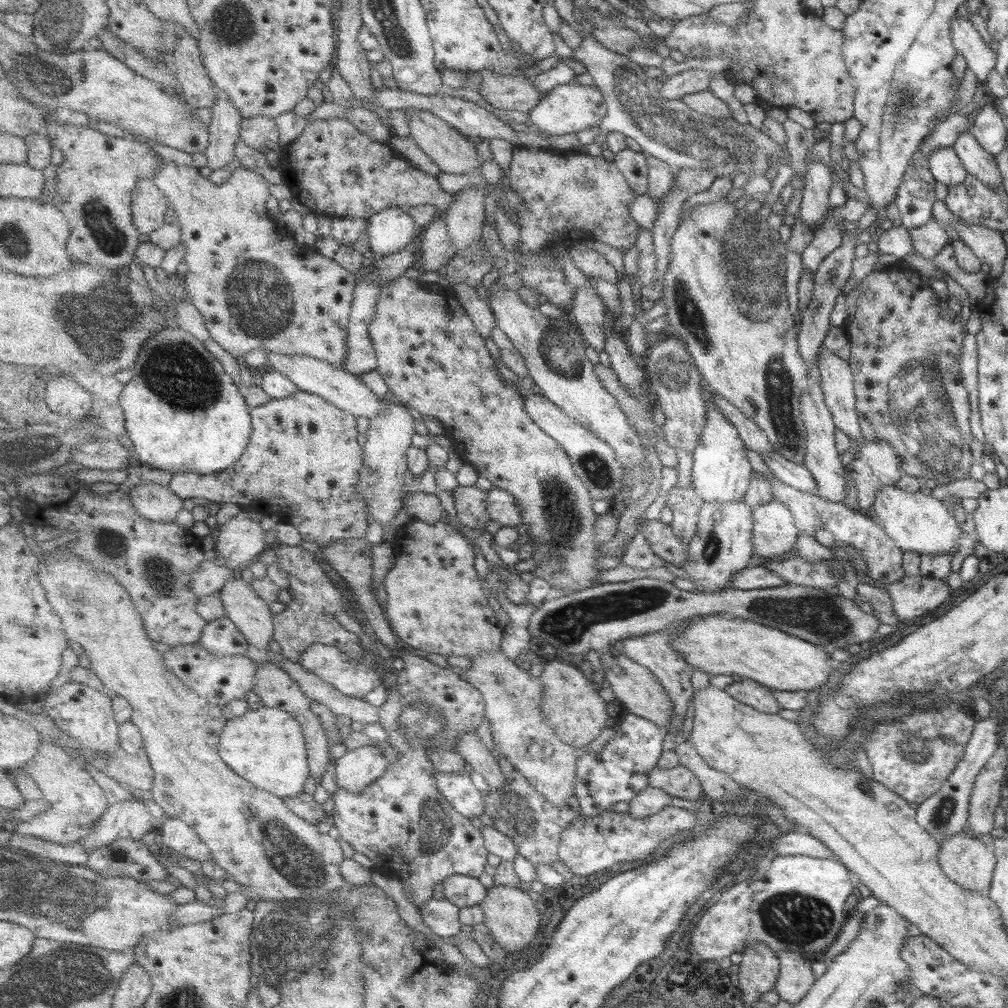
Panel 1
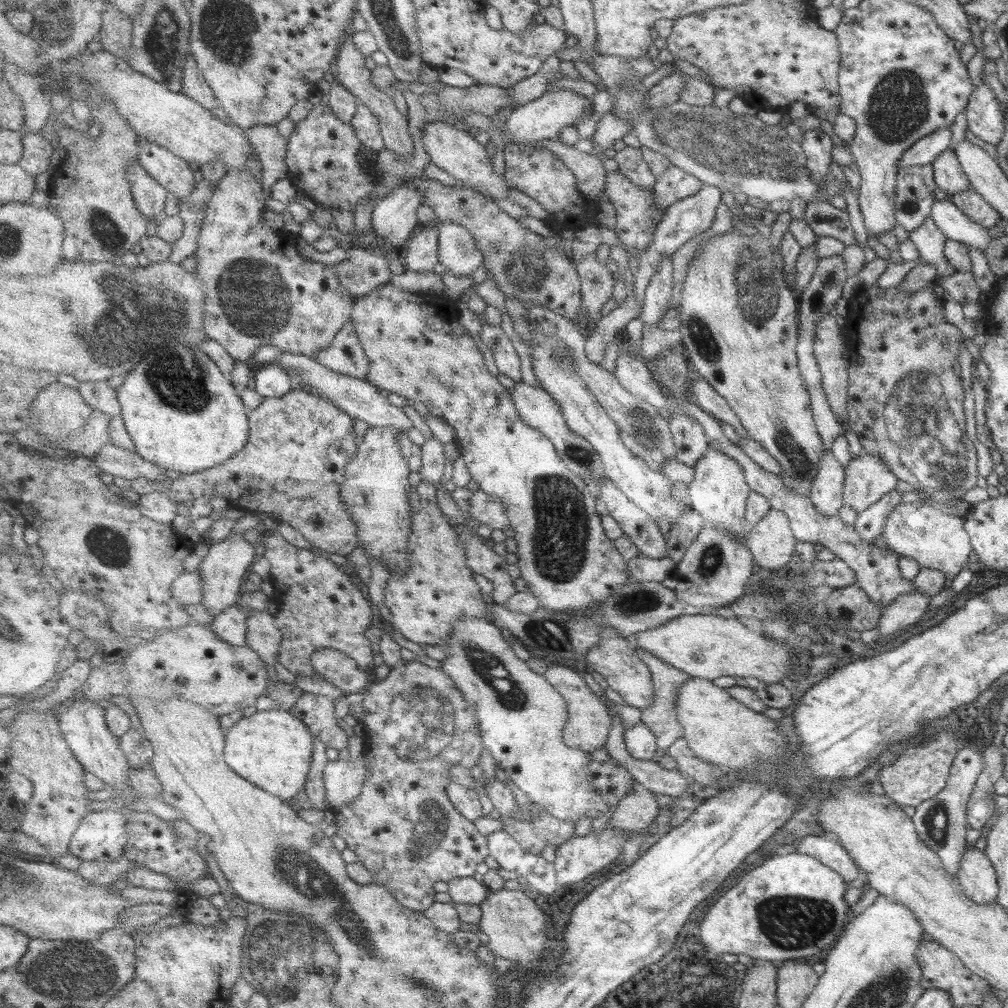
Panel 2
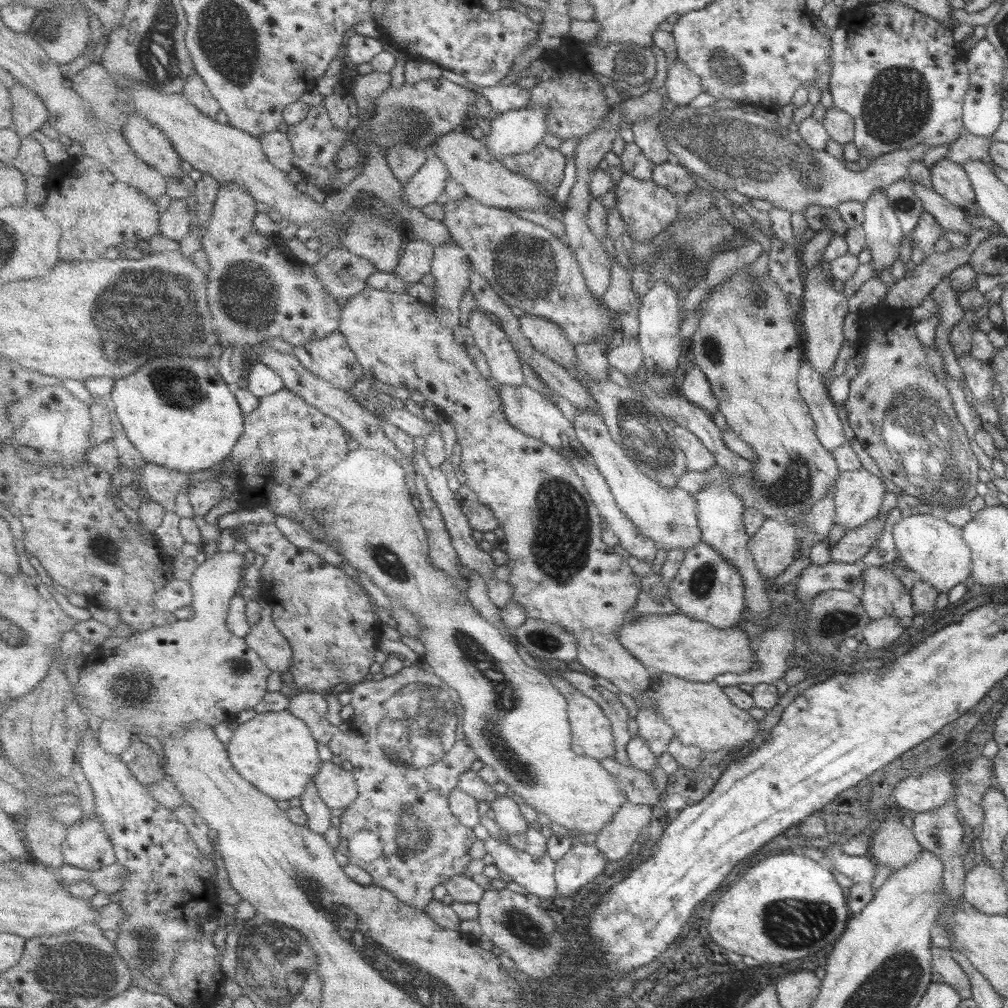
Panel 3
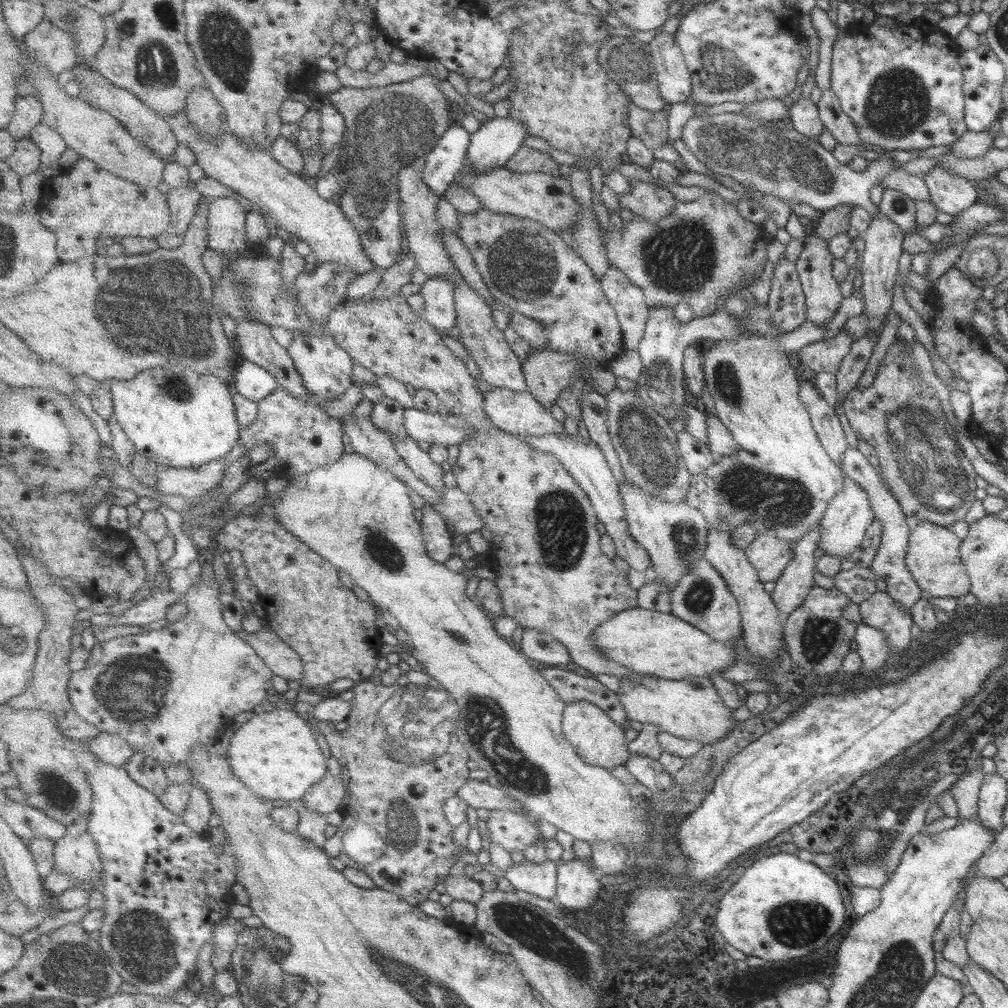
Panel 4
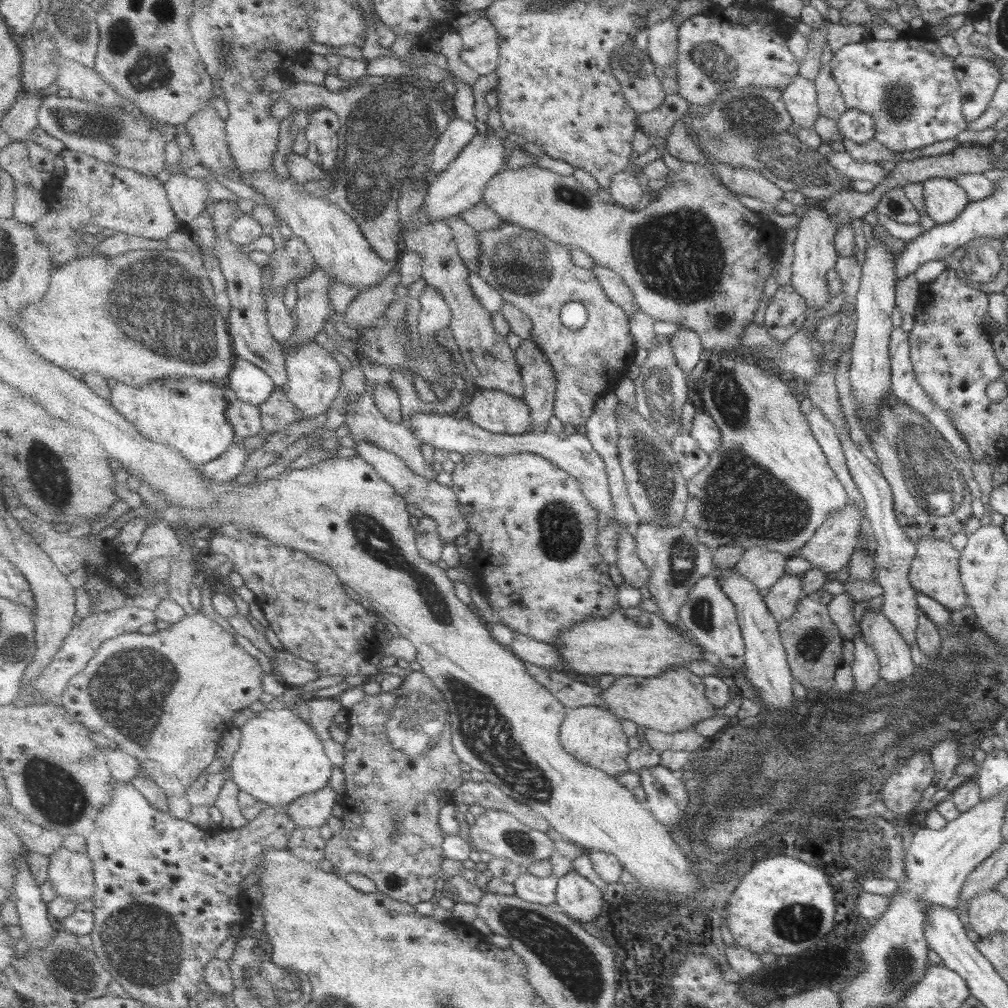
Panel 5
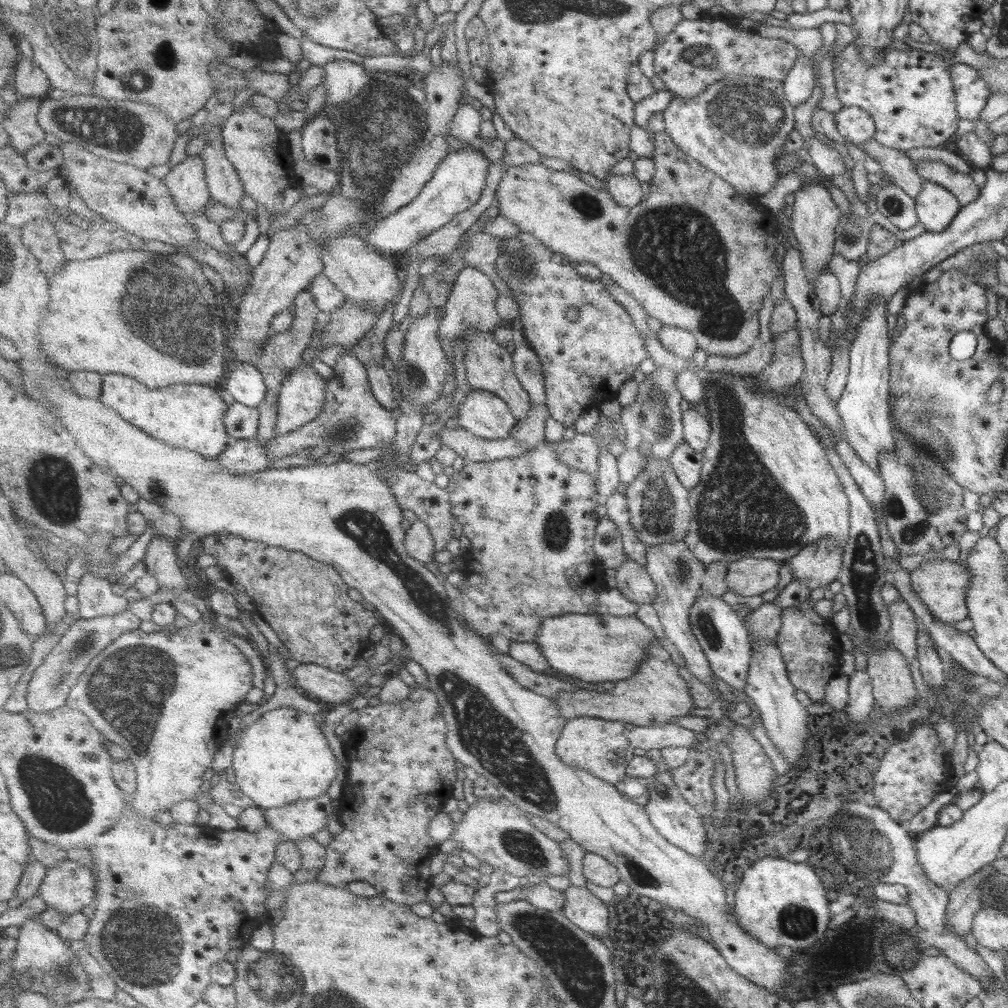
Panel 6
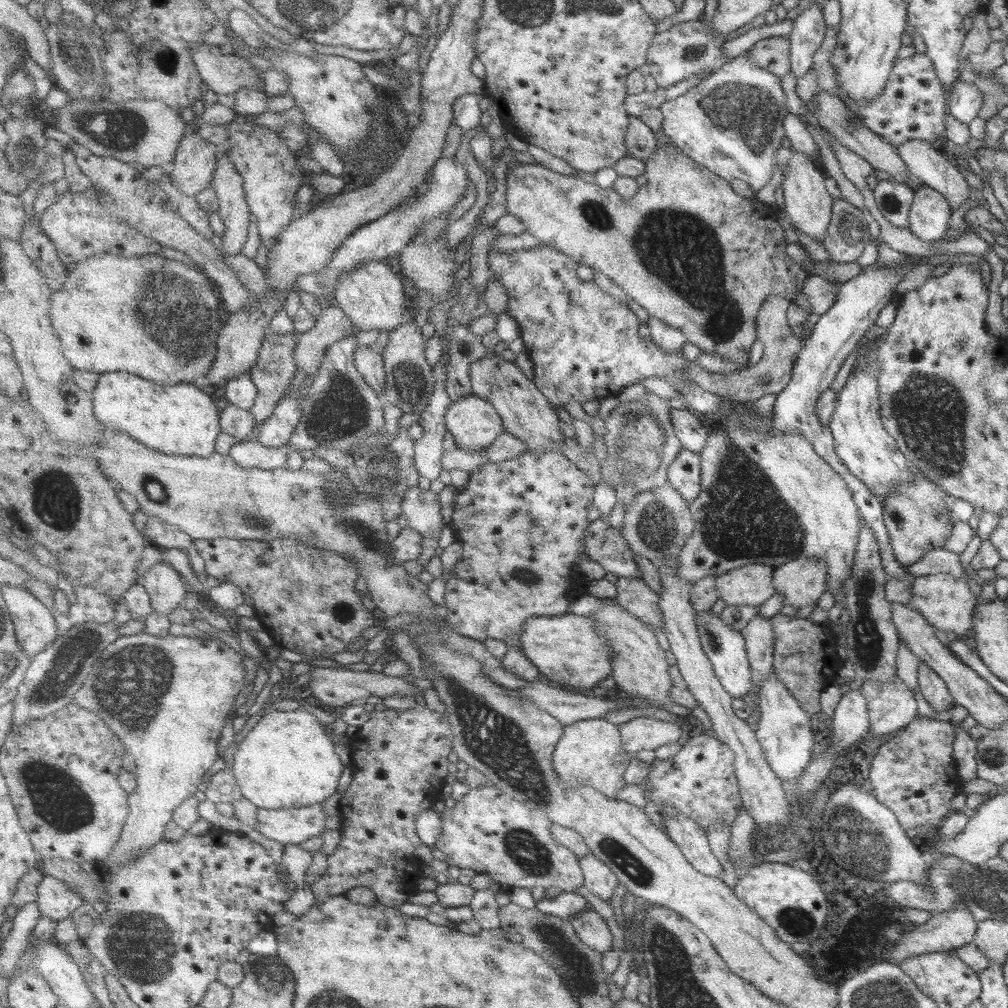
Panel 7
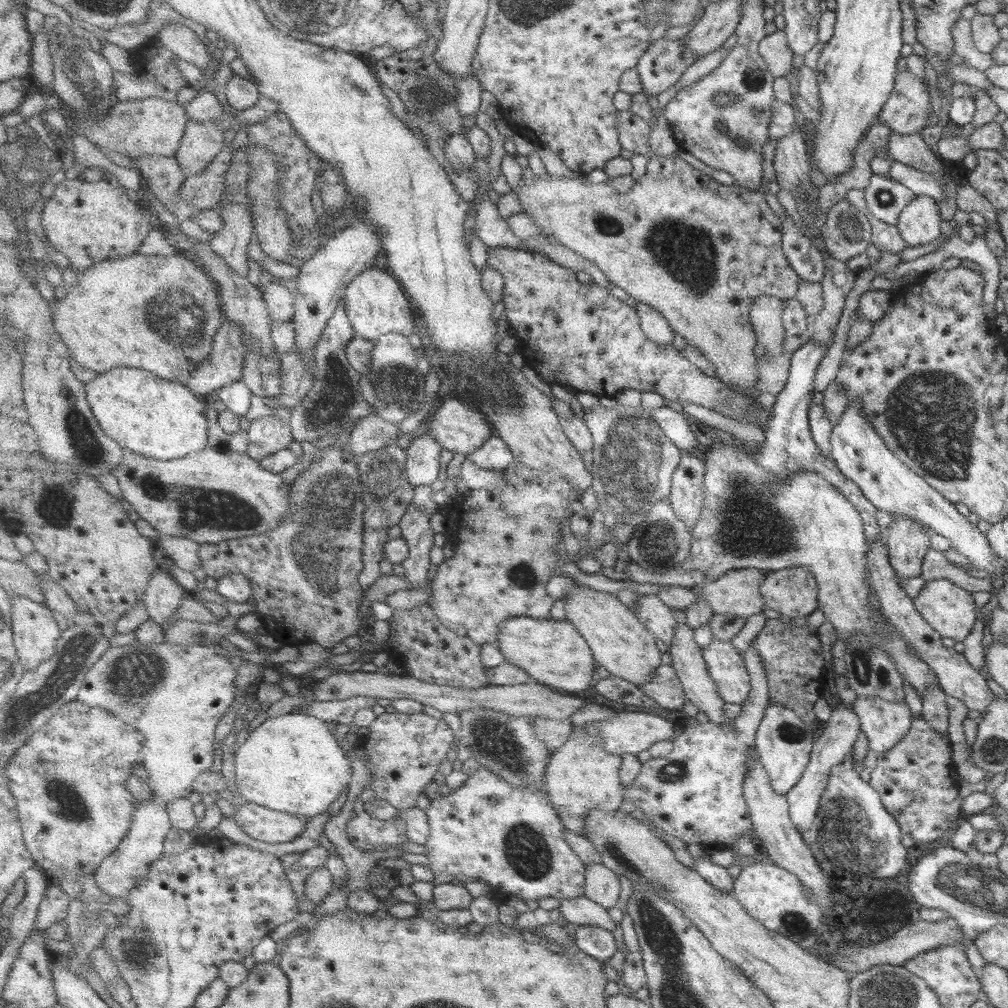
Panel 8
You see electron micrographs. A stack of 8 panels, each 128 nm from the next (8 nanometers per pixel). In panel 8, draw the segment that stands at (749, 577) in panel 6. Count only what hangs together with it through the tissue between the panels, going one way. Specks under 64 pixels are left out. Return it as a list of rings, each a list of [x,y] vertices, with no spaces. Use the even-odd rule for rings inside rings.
[[[760,569],[732,570],[715,582],[696,586],[694,593],[712,606],[715,614],[734,614],[748,619],[766,608],[759,594],[765,576]]]

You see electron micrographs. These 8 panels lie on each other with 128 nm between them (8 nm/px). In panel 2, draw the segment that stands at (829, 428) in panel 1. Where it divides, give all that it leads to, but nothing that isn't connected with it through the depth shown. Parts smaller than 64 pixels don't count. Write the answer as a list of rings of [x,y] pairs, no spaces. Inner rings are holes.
[[[822,442],[822,454],[818,464],[818,474],[812,480],[810,488],[810,502],[818,513],[828,519],[839,514],[844,502],[845,467],[834,458],[831,448],[826,448]]]

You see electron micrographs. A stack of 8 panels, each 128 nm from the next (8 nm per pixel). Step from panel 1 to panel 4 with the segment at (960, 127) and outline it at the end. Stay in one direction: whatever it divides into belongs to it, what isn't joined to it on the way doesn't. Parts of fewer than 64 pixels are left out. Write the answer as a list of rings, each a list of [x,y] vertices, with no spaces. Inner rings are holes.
[[[730,112],[709,117],[694,117],[689,121],[683,138],[694,157],[712,172],[732,177],[742,186],[749,186],[763,194],[778,196],[790,207],[794,206],[794,203],[806,203],[822,212],[847,204],[866,208],[871,216],[876,216],[879,208],[870,201],[870,189],[879,186],[881,178],[887,176],[890,170],[898,168],[899,164],[890,154],[880,151],[880,158],[870,161],[864,172],[854,172],[848,164],[841,164],[832,152],[826,150],[819,142],[812,142],[810,138],[794,129],[778,128],[774,123],[760,123]]]

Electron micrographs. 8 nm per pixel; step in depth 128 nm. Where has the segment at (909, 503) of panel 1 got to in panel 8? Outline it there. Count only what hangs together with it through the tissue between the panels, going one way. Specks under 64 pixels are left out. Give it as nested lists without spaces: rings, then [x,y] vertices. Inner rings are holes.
[[[945,579],[928,581],[913,600],[916,610],[922,618],[944,638],[952,638],[960,646],[974,628],[976,616],[975,601],[970,593]]]

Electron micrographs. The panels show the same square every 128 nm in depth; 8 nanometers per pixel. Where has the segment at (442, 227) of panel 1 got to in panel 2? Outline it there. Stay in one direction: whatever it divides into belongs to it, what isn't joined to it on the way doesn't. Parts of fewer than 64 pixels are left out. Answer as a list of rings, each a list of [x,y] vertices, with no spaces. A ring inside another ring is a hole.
[[[424,226],[420,232],[413,232],[401,254],[407,270],[414,270],[418,274],[436,270],[442,263],[439,226]]]

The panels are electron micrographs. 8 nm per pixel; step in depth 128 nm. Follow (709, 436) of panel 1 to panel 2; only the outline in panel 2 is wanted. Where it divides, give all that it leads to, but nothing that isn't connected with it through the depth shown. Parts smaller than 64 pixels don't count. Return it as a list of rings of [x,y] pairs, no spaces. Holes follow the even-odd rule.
[[[710,446],[704,458],[700,458],[695,467],[696,478],[689,485],[688,498],[691,506],[696,508],[696,513],[703,519],[706,527],[715,527],[716,531],[723,531],[747,545],[750,525],[747,522],[746,510],[751,488],[747,484],[743,468],[730,455],[724,454],[724,450],[718,450],[714,446]]]

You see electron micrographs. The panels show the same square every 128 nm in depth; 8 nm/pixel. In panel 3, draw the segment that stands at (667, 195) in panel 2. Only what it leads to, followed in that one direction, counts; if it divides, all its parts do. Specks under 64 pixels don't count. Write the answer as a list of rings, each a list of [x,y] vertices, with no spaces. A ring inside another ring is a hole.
[[[669,161],[657,165],[653,180],[661,186],[667,187],[676,196],[684,199],[684,193],[696,191],[696,180],[679,162],[672,164]]]

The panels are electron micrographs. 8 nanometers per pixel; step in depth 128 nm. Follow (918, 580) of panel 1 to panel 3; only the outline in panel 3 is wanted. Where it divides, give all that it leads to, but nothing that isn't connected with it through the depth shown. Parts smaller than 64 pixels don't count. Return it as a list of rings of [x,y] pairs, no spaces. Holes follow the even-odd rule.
[[[880,618],[880,620],[870,621],[862,634],[864,642],[868,644],[870,653],[878,653],[885,650],[904,631],[904,626],[898,618]]]

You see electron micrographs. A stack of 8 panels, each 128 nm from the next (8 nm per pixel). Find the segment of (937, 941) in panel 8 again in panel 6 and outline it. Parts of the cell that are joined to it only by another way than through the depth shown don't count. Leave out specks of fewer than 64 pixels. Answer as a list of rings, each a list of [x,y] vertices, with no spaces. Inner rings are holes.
[[[992,863],[985,865],[981,870],[952,887],[948,893],[946,926],[960,938],[965,938],[972,932],[974,914],[982,906],[979,884],[992,873],[992,870]]]

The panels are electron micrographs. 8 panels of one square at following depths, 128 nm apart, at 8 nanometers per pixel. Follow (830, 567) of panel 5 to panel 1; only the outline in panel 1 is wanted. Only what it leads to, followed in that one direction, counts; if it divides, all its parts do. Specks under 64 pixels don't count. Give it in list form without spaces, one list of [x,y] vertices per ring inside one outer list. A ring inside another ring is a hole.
[[[884,440],[860,445],[856,458],[845,466],[845,472],[856,479],[856,502],[861,511],[874,504],[875,489],[895,484],[904,474],[898,454]]]

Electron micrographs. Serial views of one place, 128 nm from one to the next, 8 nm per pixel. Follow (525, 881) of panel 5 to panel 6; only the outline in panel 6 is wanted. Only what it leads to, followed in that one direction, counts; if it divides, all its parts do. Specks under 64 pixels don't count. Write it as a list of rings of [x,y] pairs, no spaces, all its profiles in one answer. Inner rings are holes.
[[[546,881],[540,884],[525,882],[514,890],[499,892],[497,897],[502,904],[514,902],[514,900],[525,900],[532,902],[538,908],[561,912],[564,911],[564,906],[568,902],[566,893],[552,888]]]

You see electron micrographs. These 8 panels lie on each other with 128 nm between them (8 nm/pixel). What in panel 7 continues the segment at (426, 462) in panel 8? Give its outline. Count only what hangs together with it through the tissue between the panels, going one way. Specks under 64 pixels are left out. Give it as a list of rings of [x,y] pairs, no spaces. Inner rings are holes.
[[[436,364],[435,377],[437,385],[430,406],[426,412],[422,413],[420,422],[424,436],[417,440],[416,466],[418,472],[430,480],[438,480],[444,472],[444,454],[446,454],[446,434],[448,434],[448,422],[446,415],[450,405],[454,403],[448,390],[446,390],[446,379],[448,379],[448,366],[450,364]]]

